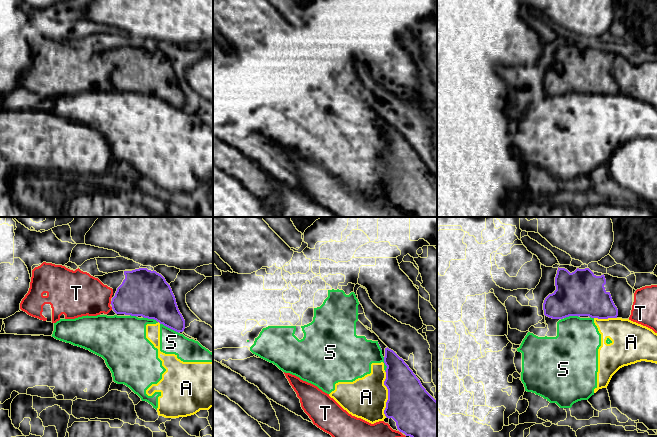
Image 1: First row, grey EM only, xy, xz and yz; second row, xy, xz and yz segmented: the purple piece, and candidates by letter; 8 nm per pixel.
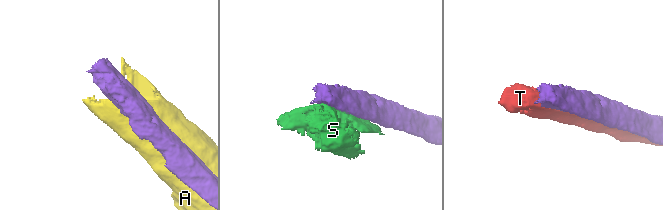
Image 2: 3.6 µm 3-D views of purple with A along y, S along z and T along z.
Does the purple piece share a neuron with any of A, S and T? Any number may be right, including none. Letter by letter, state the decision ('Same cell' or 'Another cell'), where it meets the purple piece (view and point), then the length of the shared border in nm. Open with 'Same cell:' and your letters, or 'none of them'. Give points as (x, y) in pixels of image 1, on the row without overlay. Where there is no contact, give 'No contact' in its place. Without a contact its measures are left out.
Same cell: none of them
A: Another cell. Touches purple at xz (388, 170). Shared border 360 nm
S: Another cell. Touches purple at xy (169, 103). Shared border 170 nm
T: Another cell. Touches purple at xy (111, 78). Shared border 30 nm

